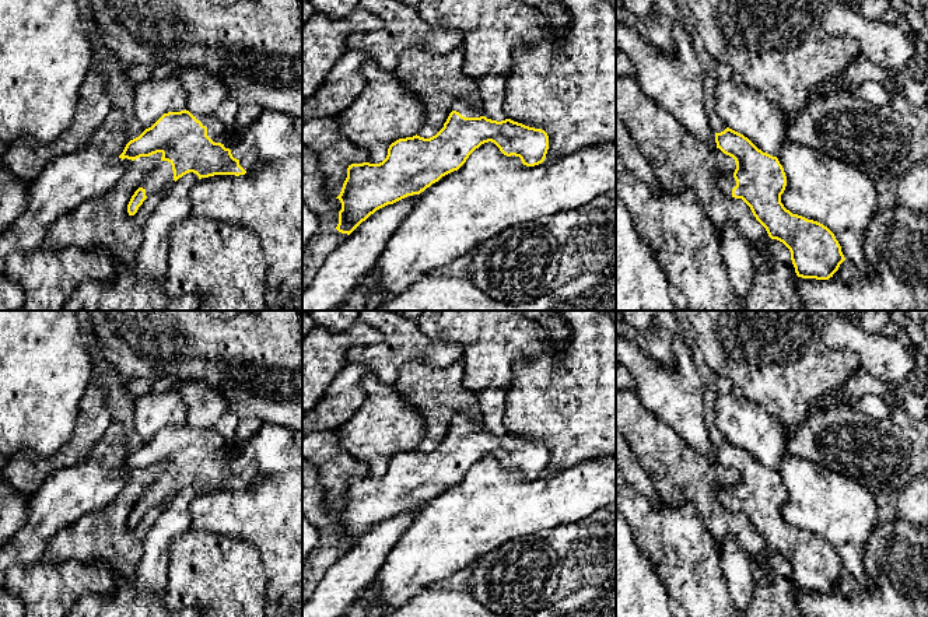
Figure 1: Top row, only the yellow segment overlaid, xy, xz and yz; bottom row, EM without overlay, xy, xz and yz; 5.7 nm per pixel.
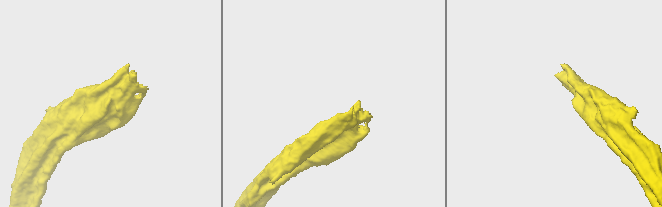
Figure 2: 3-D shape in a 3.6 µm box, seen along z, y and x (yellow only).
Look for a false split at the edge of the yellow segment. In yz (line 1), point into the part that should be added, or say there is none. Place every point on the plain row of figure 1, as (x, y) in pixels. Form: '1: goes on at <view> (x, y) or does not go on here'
1: goes on at yz (727, 495)

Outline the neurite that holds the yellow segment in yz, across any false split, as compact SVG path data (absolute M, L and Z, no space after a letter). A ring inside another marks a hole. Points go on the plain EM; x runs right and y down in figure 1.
M726 441L715 446L717 462L736 476L733 487L721 488L717 494L726 511L742 512L771 553L782 555L791 565L795 586L802 592L829 593L845 574L834 547L823 537L792 527L781 516L787 490L777 470L759 463L747 451Z

